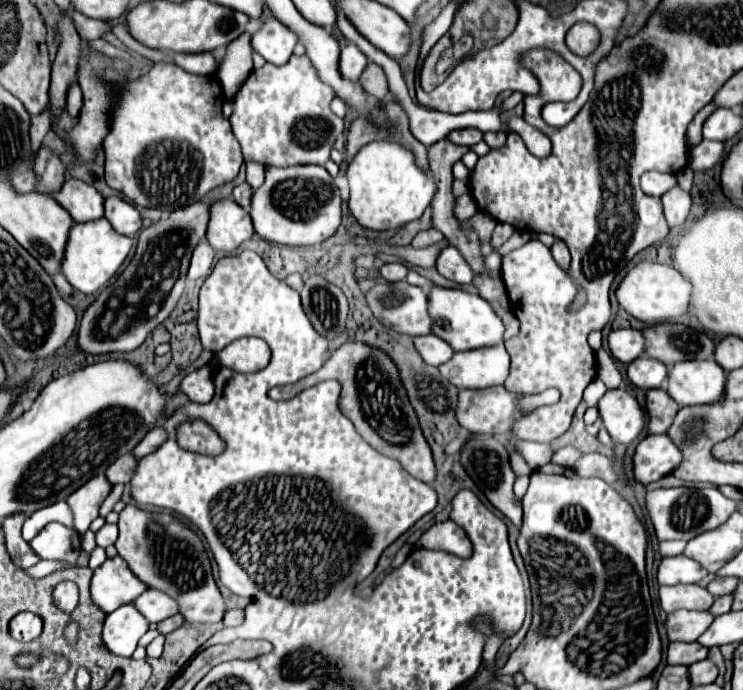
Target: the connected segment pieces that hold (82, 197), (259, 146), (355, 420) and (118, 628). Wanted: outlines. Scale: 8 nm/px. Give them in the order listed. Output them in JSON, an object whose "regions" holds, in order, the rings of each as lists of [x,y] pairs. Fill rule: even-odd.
{"regions":[[[[65,179],[61,189],[53,193],[53,199],[69,211],[73,221],[85,223],[103,217],[103,197],[101,193],[81,179]]],[[[293,55],[283,67],[265,63],[261,69],[251,71],[247,81],[241,85],[237,97],[233,99],[235,111],[229,118],[232,131],[243,147],[245,161],[257,161],[265,167],[287,167],[287,165],[325,165],[331,153],[331,147],[335,145],[335,139],[343,133],[343,119],[337,117],[331,111],[331,99],[335,97],[335,91],[327,87],[327,83],[319,81],[315,75],[315,67],[311,67],[311,61],[307,55],[297,57]]],[[[343,343],[329,361],[317,371],[293,385],[275,387],[269,391],[271,399],[291,399],[297,393],[317,385],[319,381],[335,379],[341,383],[341,395],[339,395],[339,409],[341,413],[355,425],[357,433],[379,453],[385,457],[399,459],[405,471],[409,471],[415,479],[423,483],[431,483],[435,479],[435,465],[431,457],[431,449],[419,429],[417,415],[405,395],[405,389],[401,385],[399,373],[395,363],[379,349],[369,347],[365,343]]],[[[133,603],[123,605],[107,615],[103,627],[103,641],[109,651],[121,657],[131,657],[137,641],[149,629],[149,621],[137,611]]]]}

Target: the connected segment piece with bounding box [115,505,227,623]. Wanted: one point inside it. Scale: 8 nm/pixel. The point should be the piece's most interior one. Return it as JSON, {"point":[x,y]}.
{"point":[164,553]}

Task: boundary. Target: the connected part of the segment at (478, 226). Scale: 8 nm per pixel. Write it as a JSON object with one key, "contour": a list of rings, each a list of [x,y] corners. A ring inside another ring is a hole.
{"contour":[[[477,215],[477,217],[471,217],[463,223],[463,227],[469,227],[473,229],[477,235],[479,235],[479,241],[481,243],[487,243],[491,239],[491,233],[493,233],[493,227],[495,227],[495,219],[491,219],[489,215]]]}

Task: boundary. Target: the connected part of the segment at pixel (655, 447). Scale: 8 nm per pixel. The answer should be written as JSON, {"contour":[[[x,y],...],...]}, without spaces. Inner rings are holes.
{"contour":[[[649,435],[635,447],[633,477],[637,483],[649,485],[679,467],[681,459],[681,451],[667,435]]]}

